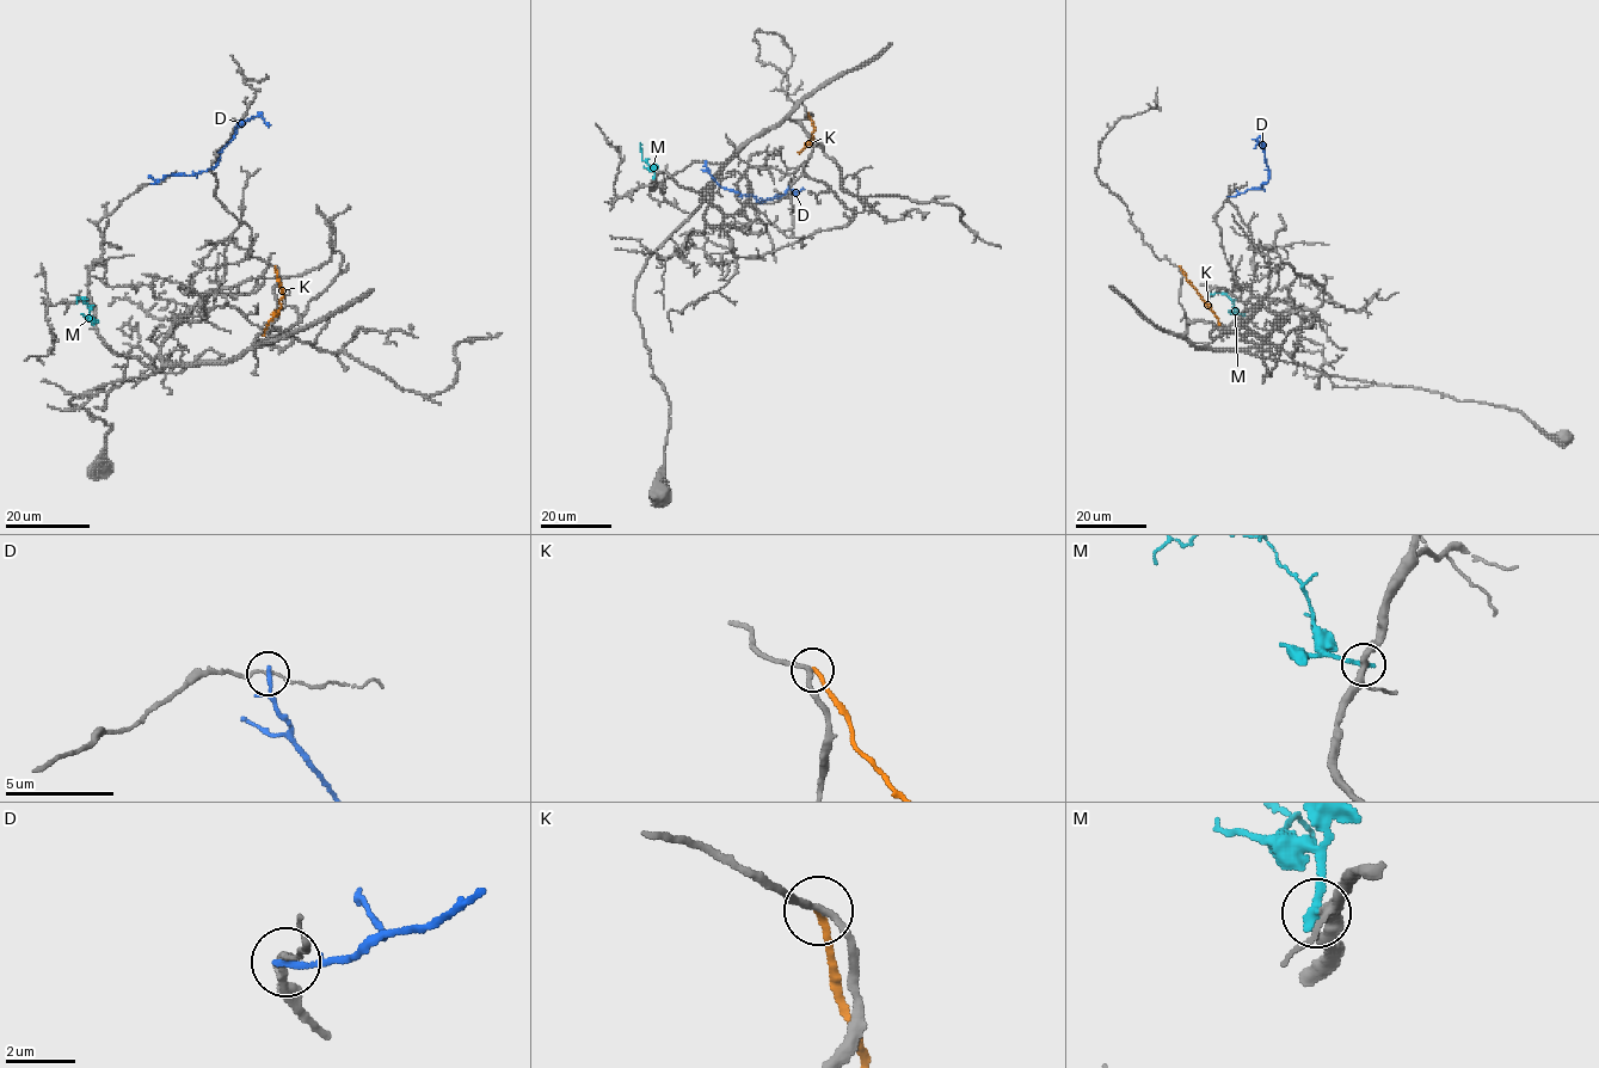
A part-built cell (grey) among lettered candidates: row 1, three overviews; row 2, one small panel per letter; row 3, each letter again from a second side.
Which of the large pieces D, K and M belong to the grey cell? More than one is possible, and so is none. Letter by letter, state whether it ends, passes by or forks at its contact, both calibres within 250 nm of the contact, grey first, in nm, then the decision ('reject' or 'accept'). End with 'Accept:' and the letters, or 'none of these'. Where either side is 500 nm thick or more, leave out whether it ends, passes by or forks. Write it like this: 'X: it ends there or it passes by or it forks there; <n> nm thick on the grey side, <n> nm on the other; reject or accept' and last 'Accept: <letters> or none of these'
D: it passes by; 110 nm thick on the grey side, 150 nm on the other; reject
K: it ends there; 200 nm thick on the grey side, 220 nm on the other; reject
M: it ends there; 300 nm thick on the grey side, 320 nm on the other; reject
Accept: none of these

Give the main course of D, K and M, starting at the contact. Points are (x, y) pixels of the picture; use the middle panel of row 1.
D: (705, 161), (718, 184), (751, 195), (760, 203), (789, 189), (797, 191), (803, 188)
K: (807, 112), (815, 129), (812, 137), (798, 152)
M: (653, 176), (651, 166), (641, 158), (640, 142)

